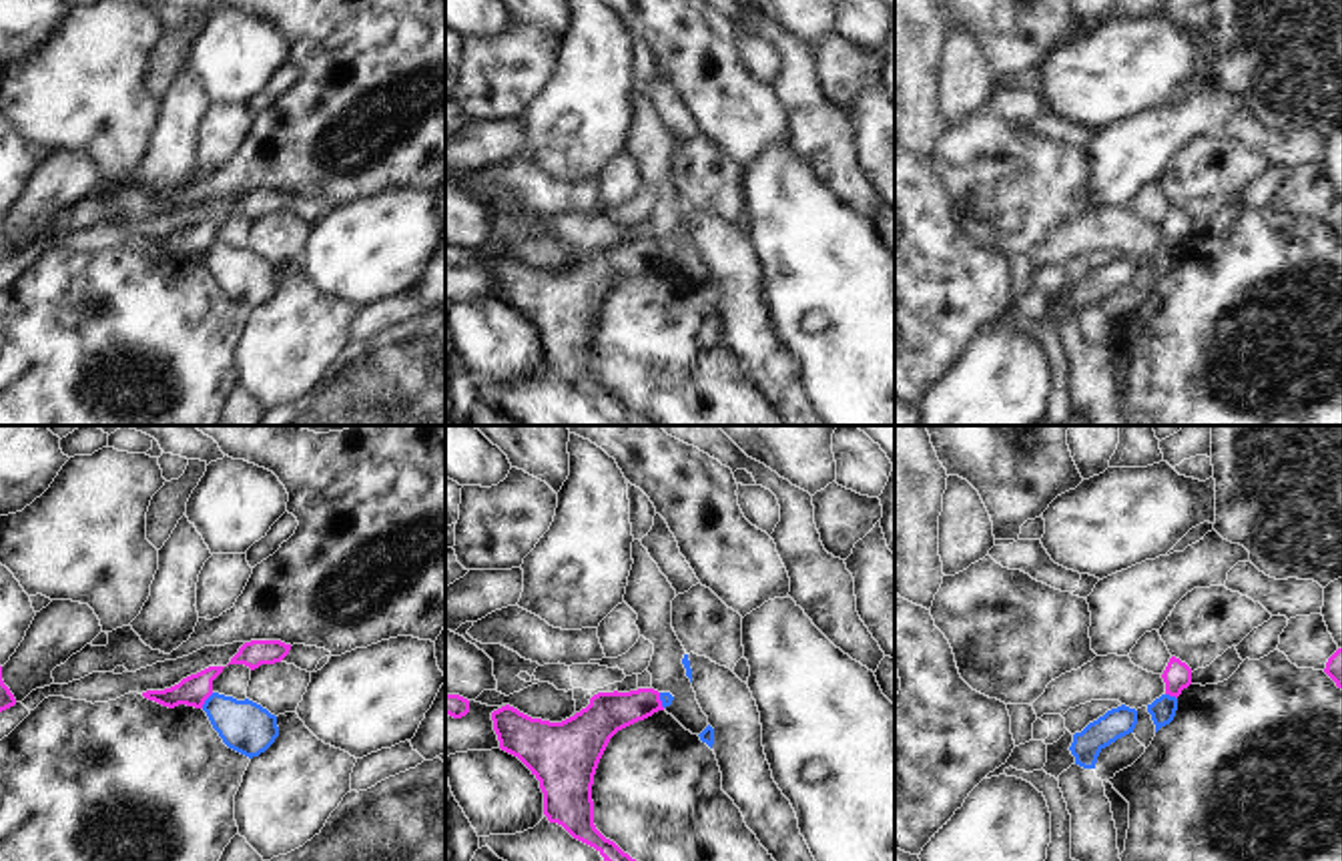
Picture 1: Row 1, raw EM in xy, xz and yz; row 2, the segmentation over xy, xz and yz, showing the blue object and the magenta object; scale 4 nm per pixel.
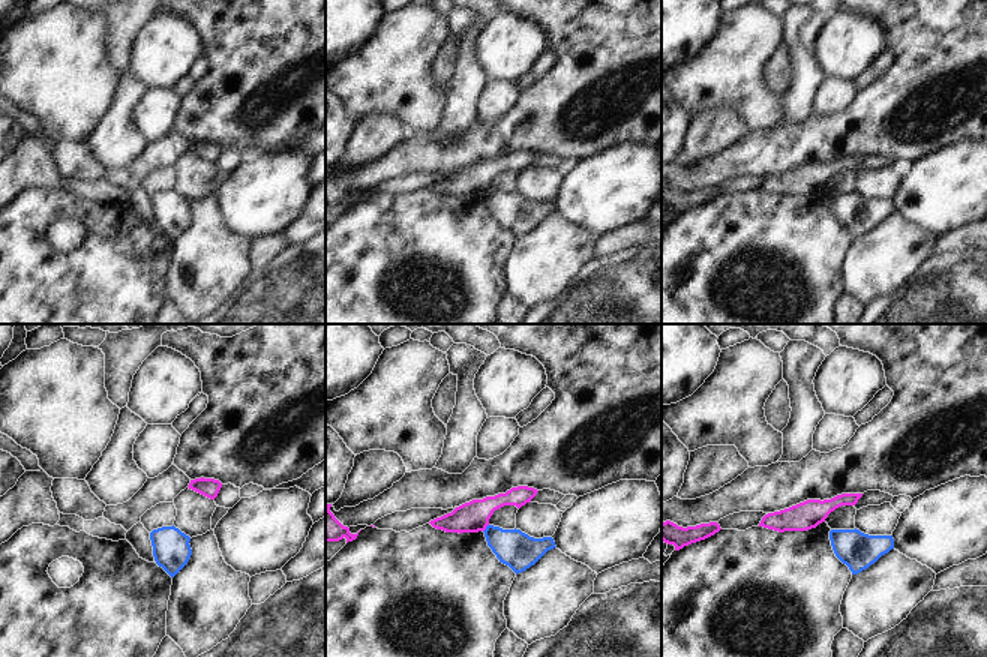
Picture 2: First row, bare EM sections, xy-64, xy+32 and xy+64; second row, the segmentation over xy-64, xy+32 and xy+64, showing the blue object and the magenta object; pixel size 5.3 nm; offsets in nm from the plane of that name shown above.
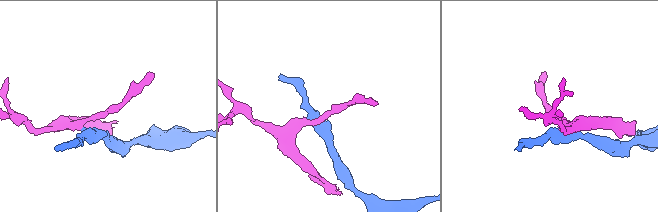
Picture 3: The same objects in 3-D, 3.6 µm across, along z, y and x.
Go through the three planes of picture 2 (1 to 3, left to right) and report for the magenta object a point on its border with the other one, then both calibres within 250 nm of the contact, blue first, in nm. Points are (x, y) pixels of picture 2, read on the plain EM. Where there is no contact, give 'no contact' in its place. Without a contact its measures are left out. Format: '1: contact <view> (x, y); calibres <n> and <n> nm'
1: no contact
2: contact xy+32 (486, 192); calibres 200 and 170 nm
3: no contact

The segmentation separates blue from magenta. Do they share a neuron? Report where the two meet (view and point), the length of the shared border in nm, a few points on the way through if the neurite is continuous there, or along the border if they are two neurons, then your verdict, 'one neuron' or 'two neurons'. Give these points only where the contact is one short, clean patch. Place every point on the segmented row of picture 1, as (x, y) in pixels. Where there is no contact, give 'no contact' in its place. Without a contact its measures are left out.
contact xy (205, 701); length 80 nm; border xy (213, 693), (201, 707); two neurons

